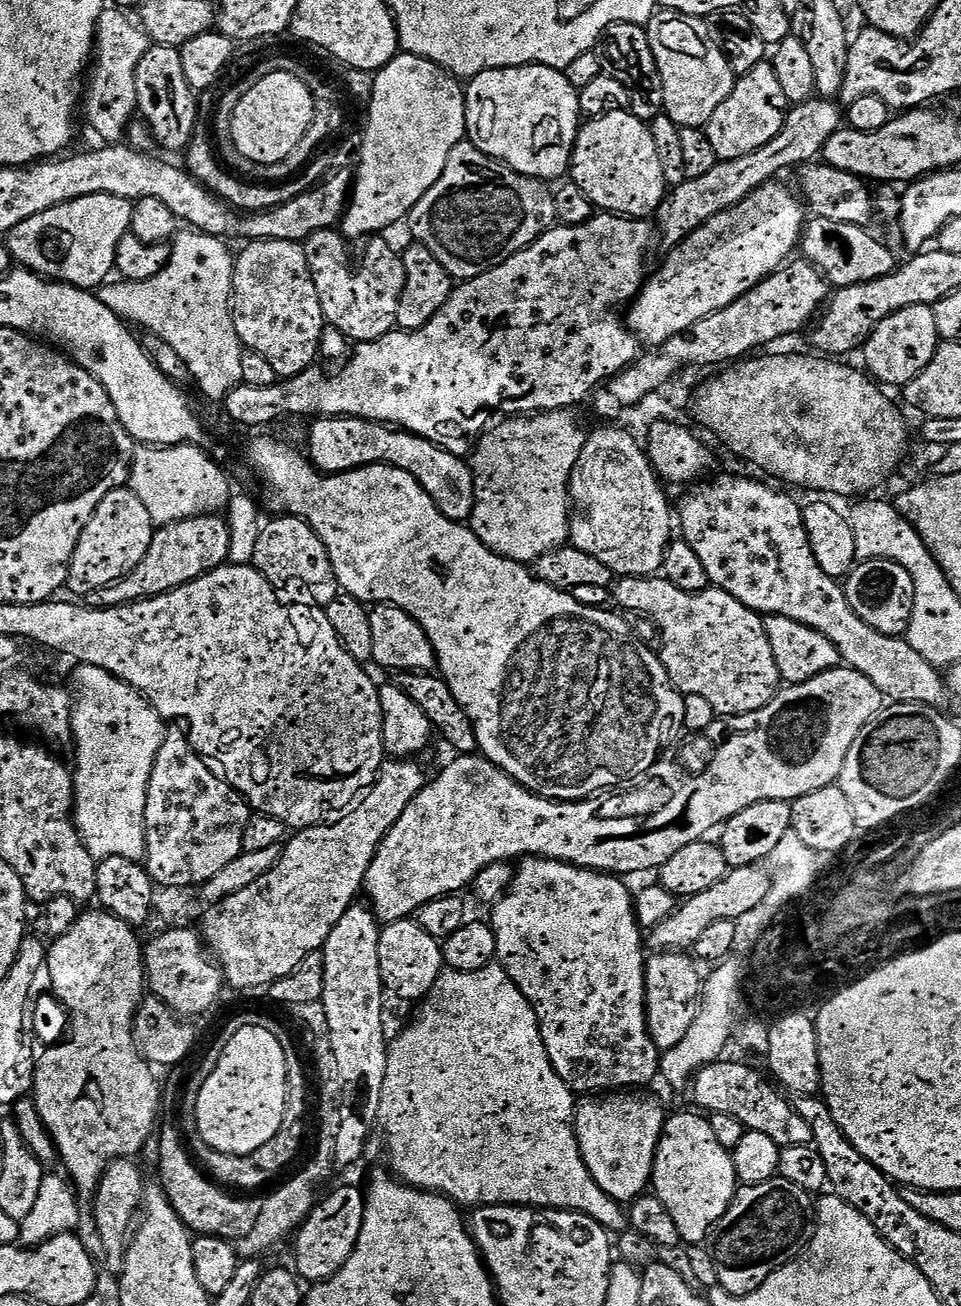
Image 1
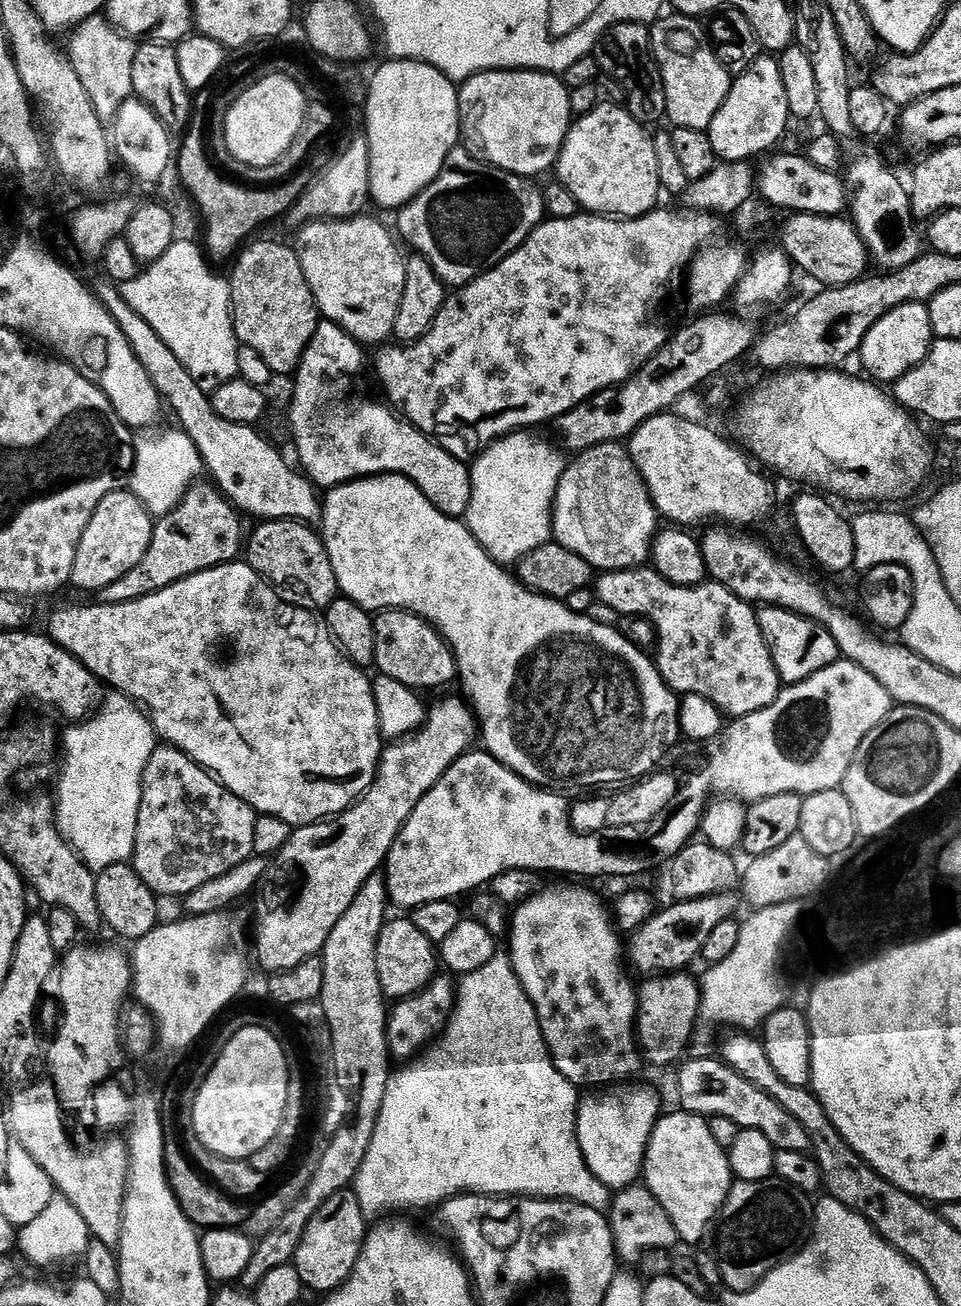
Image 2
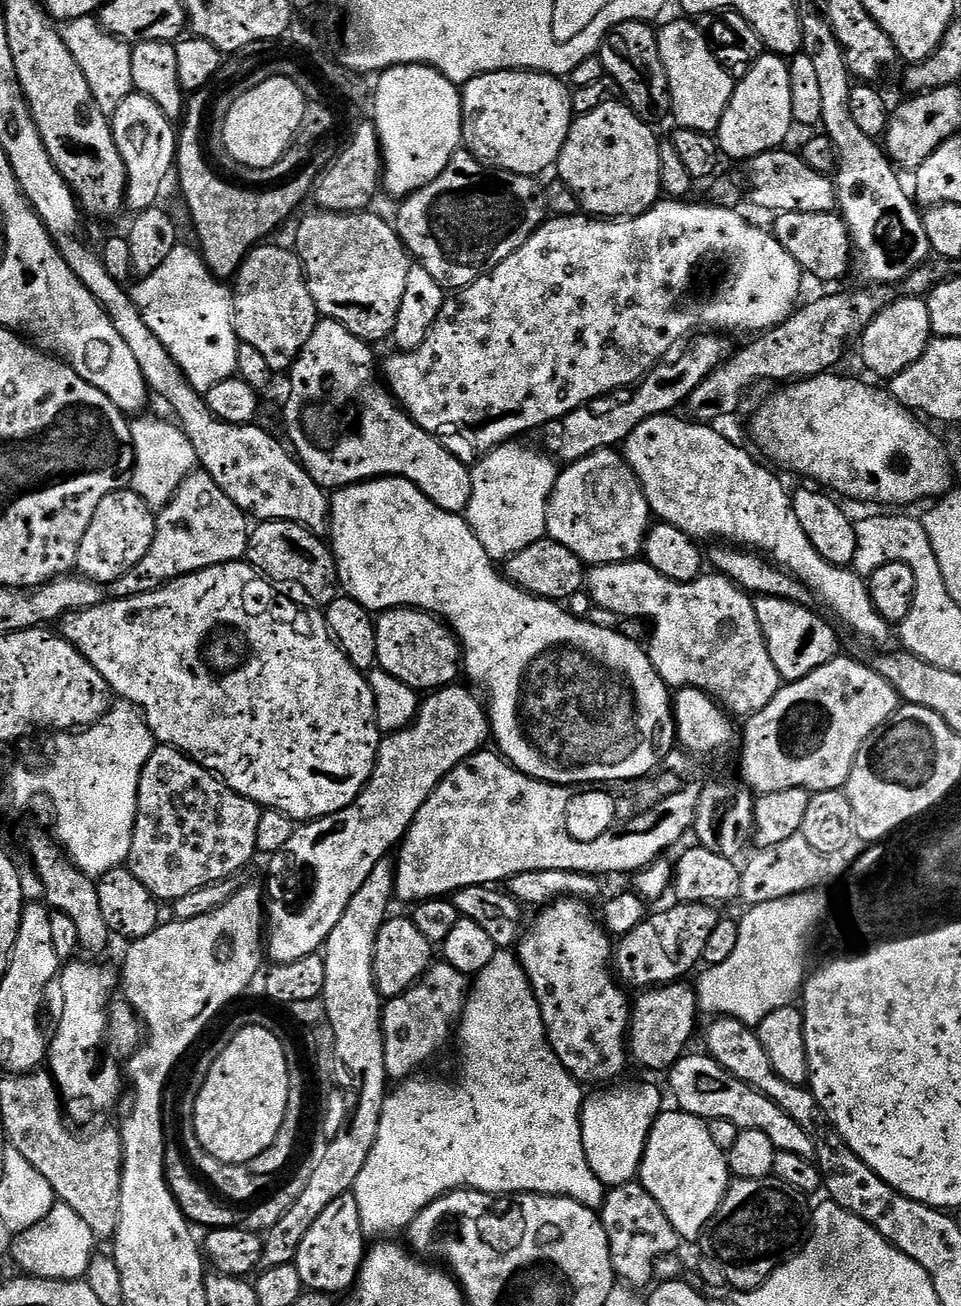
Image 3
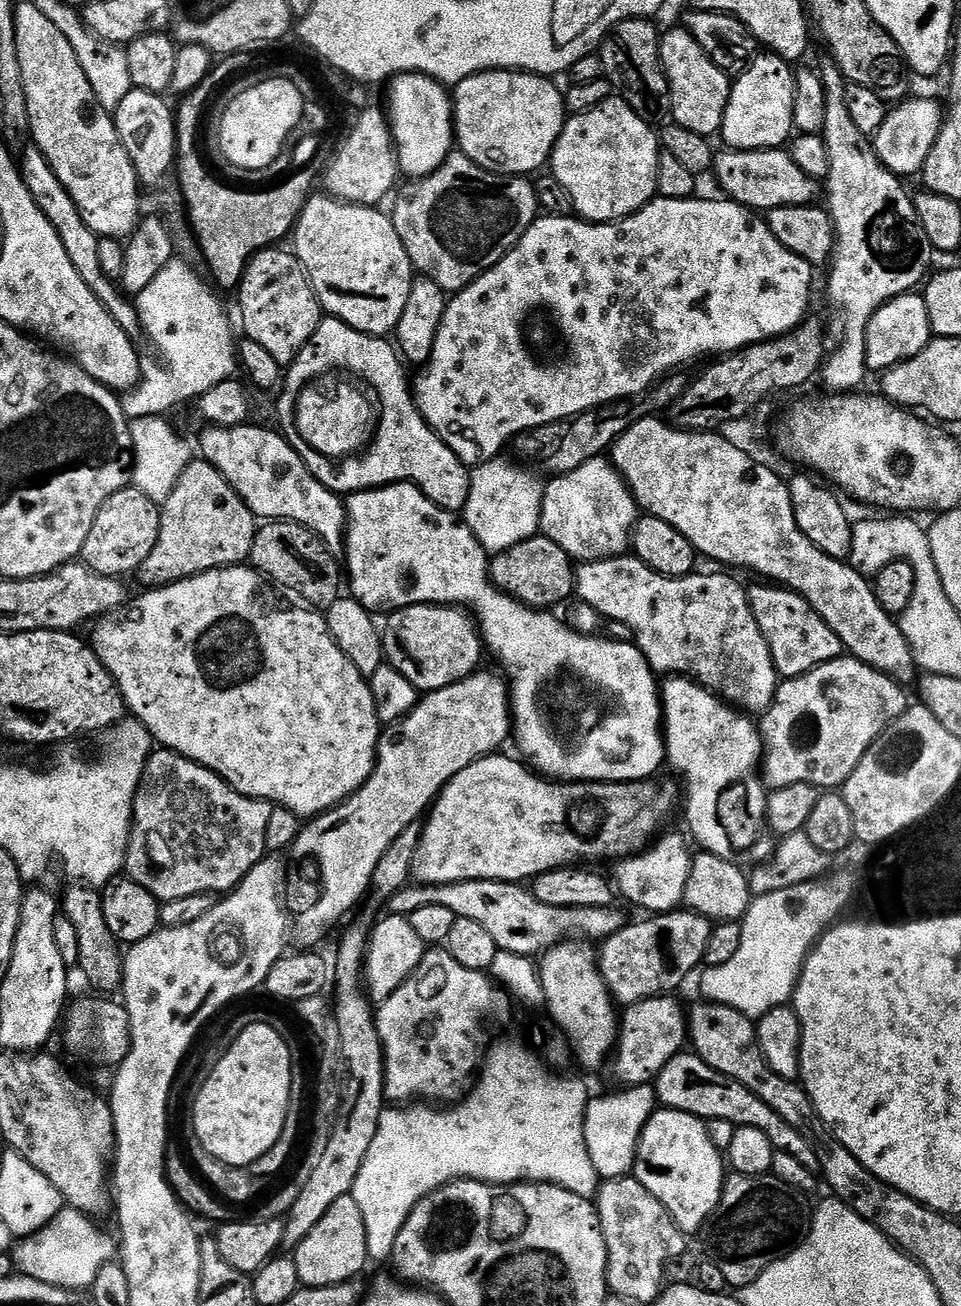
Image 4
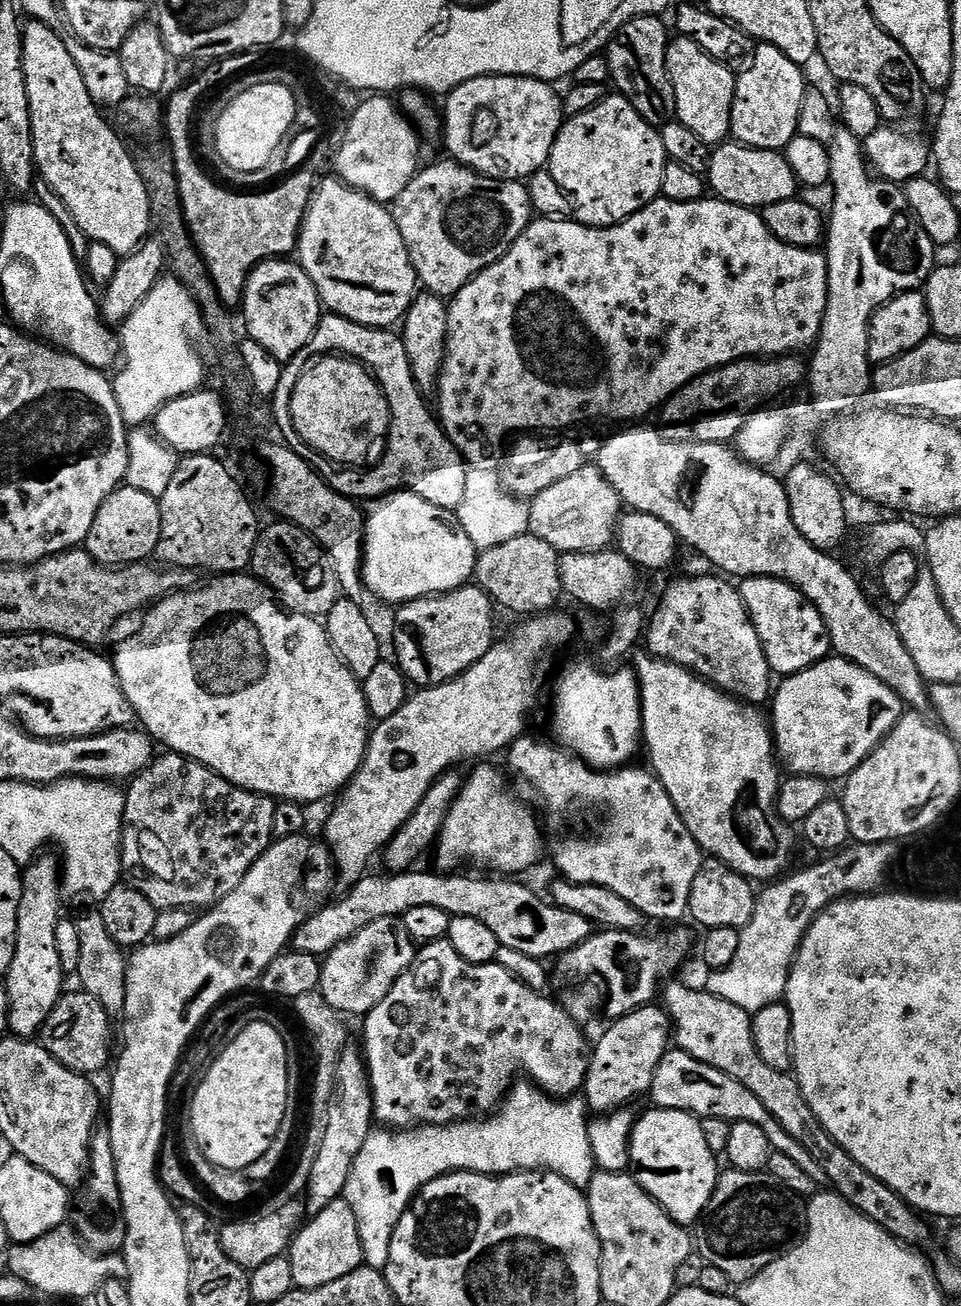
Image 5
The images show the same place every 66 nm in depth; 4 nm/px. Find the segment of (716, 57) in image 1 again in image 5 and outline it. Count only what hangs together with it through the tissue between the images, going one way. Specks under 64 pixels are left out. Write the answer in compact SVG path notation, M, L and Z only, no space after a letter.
M676 38L668 46L668 73L676 99L675 119L709 146L725 143L732 131L732 103L737 82L733 69L710 58L710 54L706 54L694 42Z

